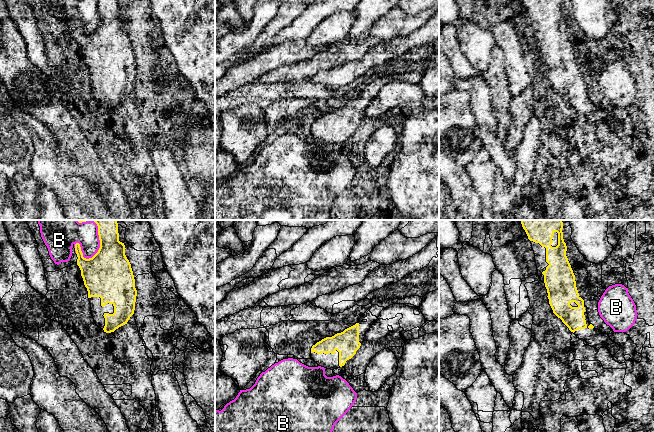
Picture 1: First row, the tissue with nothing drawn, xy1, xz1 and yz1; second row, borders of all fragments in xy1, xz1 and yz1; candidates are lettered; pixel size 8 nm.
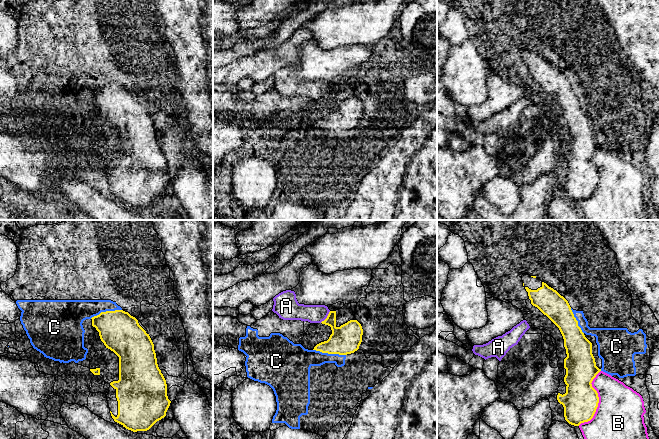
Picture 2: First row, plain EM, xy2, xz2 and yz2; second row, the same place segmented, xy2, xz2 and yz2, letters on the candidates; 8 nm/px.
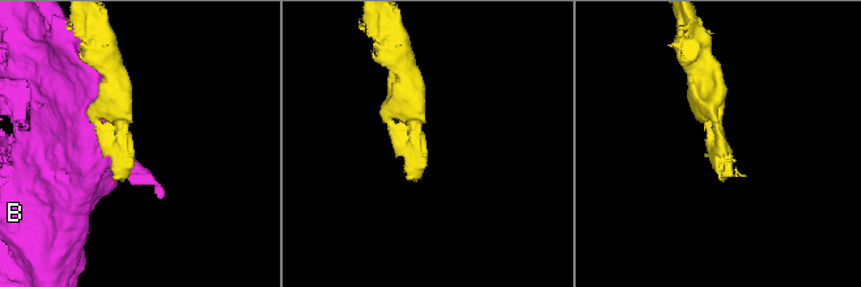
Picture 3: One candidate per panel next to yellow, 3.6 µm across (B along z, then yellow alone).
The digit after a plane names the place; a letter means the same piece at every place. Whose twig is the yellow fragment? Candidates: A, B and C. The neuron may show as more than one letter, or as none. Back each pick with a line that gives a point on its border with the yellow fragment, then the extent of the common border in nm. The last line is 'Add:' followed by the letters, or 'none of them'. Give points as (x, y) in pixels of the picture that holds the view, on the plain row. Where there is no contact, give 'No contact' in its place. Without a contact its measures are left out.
Add: none of them

